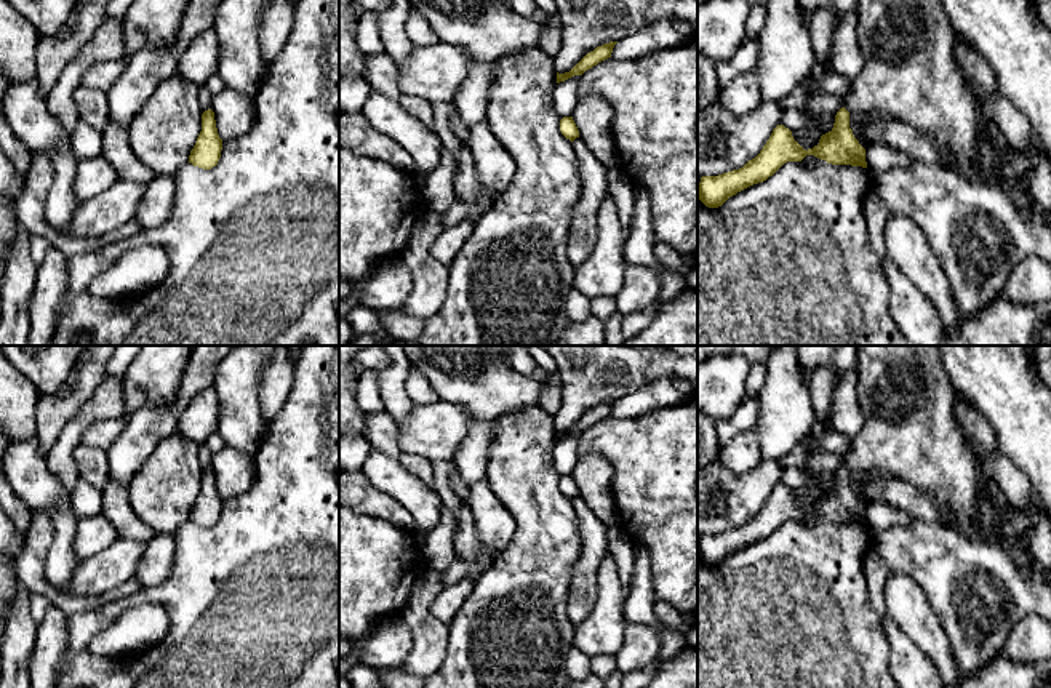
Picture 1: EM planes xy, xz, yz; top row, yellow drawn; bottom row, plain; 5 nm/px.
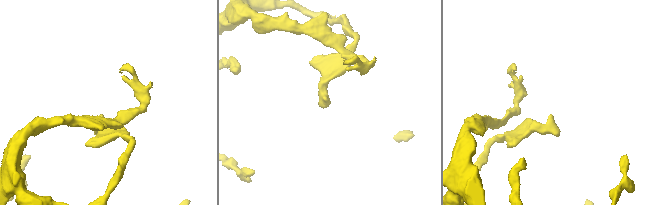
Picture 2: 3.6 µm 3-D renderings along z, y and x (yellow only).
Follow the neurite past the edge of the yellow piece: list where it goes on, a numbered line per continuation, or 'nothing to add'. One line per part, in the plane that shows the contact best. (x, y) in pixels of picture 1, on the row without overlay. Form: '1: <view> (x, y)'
nothing to add

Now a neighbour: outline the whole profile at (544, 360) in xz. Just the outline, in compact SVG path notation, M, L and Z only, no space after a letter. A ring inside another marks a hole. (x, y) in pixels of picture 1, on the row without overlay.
M525 346L528 354L534 358L539 368L544 371L557 373L557 362L555 358L545 350L544 346Z

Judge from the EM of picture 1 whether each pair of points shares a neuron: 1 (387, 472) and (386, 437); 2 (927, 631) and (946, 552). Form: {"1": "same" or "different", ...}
{"1": "different", "2": "different"}

